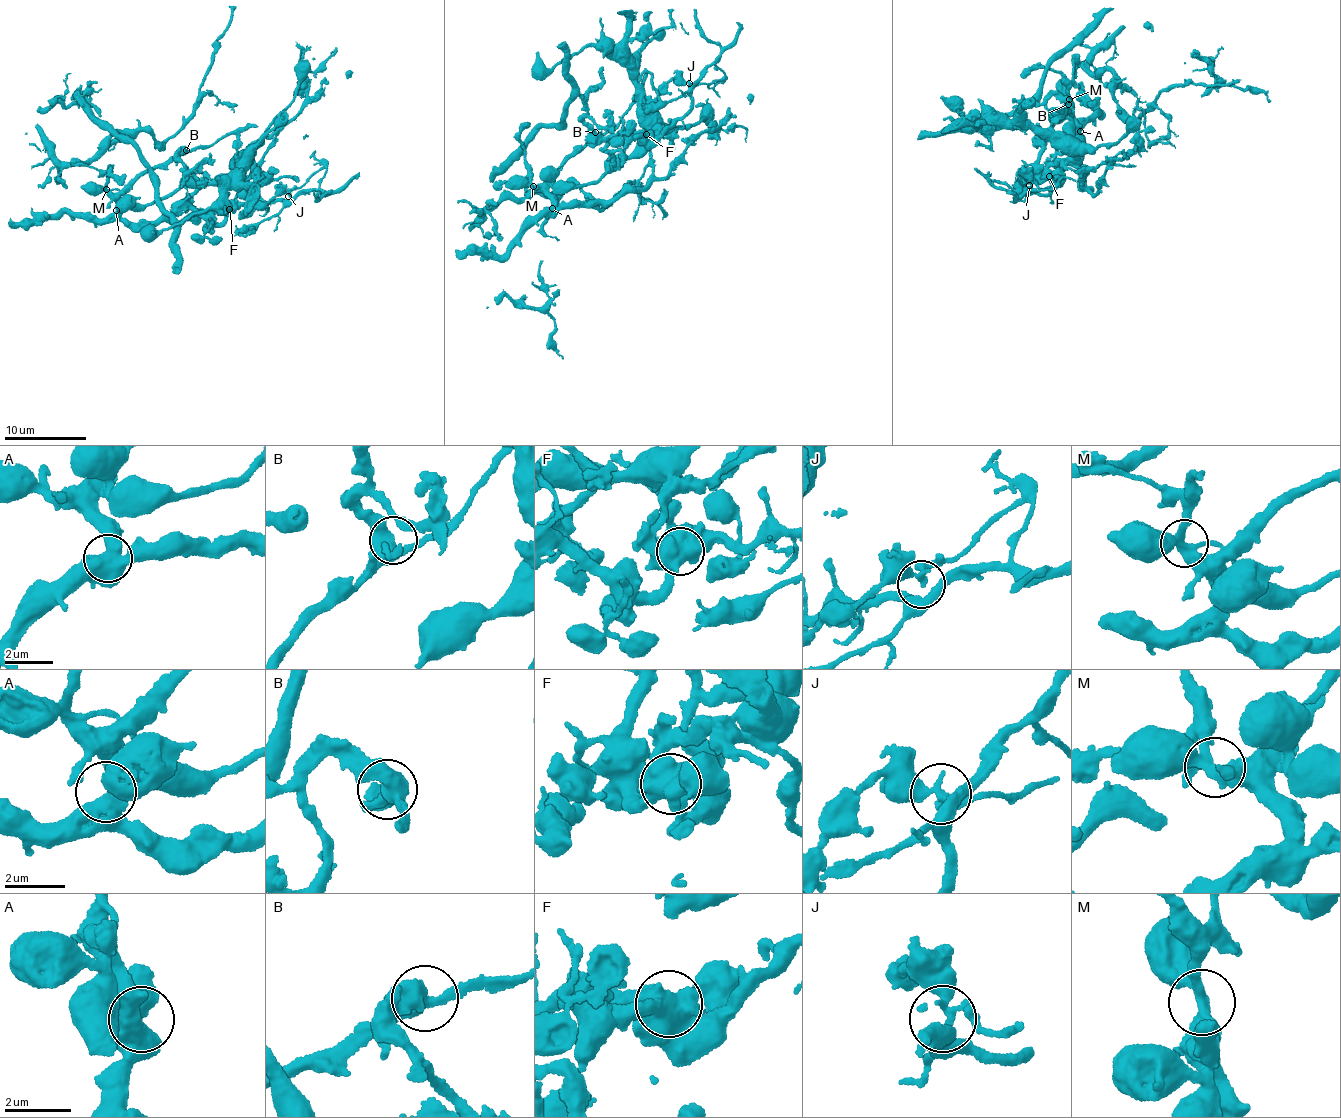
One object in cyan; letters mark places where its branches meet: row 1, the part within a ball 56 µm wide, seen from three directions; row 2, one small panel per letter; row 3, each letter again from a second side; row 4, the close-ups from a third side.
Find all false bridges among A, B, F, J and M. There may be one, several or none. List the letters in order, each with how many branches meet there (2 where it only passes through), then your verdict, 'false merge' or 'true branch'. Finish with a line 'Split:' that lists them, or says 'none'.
A: branches 2; true branch
B: branches 3; true branch
F: branches 2; false merge
J: branches 4; true branch
M: branches 4; false merge
Split: F, M

